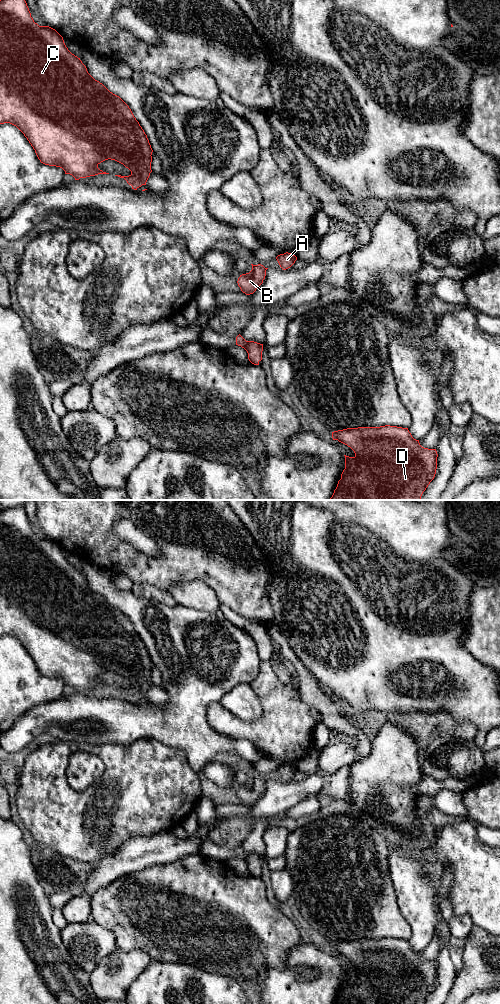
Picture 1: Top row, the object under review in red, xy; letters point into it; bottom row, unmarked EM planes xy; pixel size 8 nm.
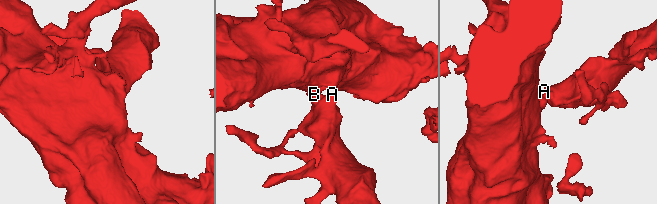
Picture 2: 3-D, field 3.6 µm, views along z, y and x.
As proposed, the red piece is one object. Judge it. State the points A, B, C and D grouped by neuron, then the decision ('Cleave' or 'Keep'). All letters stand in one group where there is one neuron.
Groups: A B C D. Keep

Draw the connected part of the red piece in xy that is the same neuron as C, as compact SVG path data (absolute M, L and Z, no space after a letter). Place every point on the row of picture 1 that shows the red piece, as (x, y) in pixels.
M0 0L0 124L10 123L16 126L27 138L41 163L49 166L60 167L65 174L72 175L75 180L109 174L98 168L98 165L108 159L123 164L131 171L129 176L115 175L124 178L132 189L137 190L150 176L152 162L152 148L139 122L134 117L129 106L117 95L110 92L102 83L95 80L87 71L80 58L72 54L66 47L63 37L49 26L39 26L34 22L25 0Z

